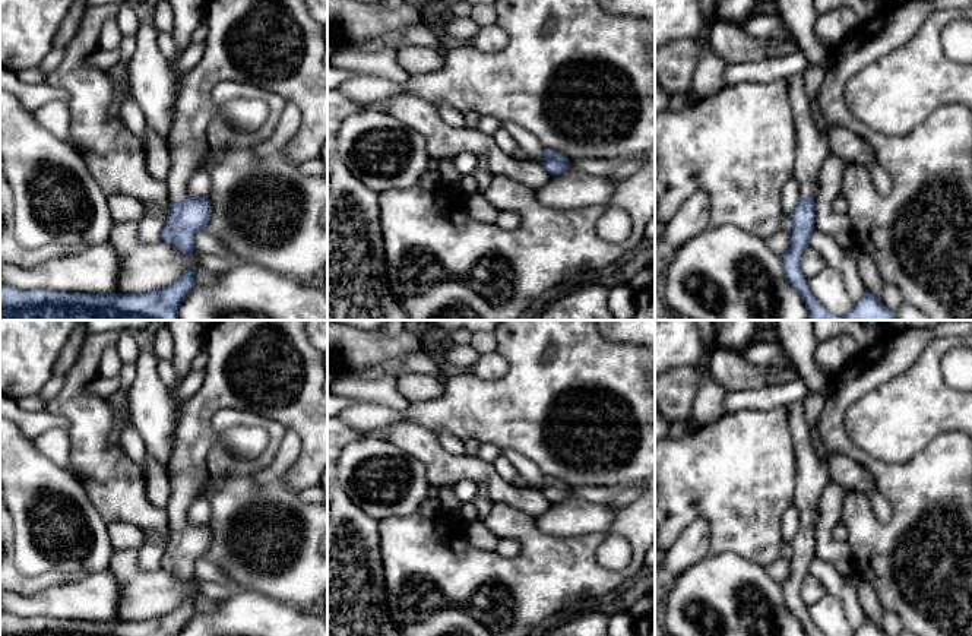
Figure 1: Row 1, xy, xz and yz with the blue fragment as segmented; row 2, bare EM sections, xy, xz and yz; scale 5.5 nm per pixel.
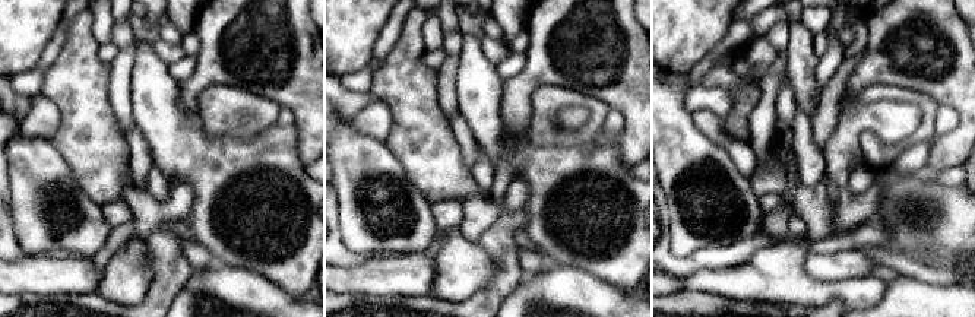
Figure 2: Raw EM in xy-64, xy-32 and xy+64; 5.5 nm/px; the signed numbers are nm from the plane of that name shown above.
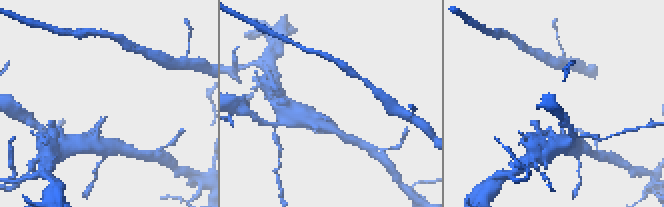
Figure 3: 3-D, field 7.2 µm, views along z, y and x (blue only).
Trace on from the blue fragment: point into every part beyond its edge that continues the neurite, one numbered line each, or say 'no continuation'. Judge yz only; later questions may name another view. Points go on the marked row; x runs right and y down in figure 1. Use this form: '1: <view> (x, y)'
1: yz (813, 148)

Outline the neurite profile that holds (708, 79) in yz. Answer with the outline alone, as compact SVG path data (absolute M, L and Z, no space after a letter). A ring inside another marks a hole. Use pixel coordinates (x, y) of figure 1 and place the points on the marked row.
M709 47L700 50L691 82L691 92L697 98L707 98L718 94L724 86L725 60Z

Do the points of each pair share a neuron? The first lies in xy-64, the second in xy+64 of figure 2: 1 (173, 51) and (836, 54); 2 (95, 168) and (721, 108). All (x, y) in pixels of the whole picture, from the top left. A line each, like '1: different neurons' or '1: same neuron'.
1: different neurons
2: different neurons

